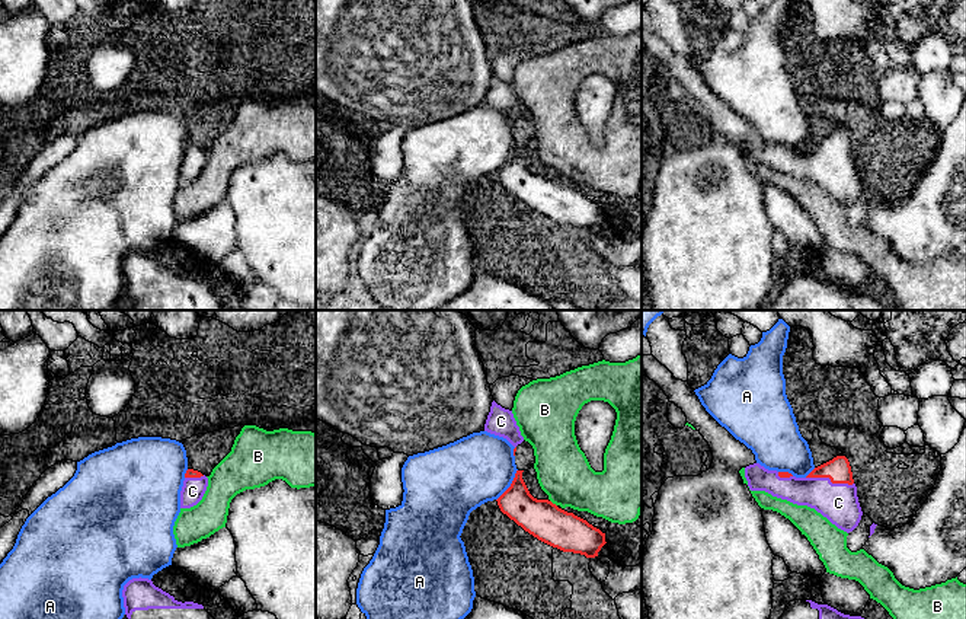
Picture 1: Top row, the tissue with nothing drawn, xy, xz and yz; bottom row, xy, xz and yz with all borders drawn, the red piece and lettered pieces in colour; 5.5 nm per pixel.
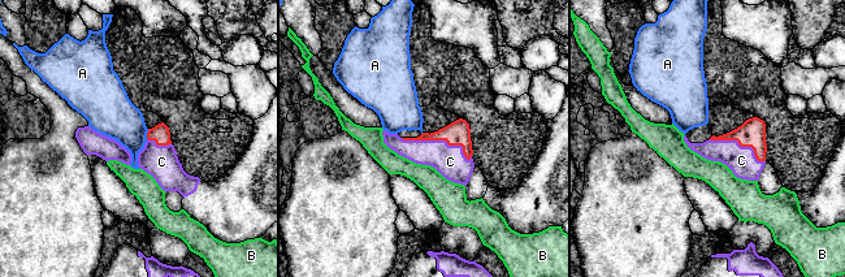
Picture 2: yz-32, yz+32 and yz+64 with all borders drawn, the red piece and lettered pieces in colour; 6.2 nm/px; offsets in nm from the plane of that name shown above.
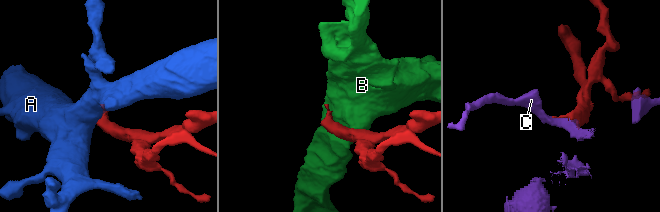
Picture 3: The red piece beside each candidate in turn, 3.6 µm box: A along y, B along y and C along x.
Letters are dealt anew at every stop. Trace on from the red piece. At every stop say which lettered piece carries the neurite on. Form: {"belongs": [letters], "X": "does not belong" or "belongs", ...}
{"belongs": ["C"], "A": "does not belong", "B": "does not belong", "C": "belongs"}

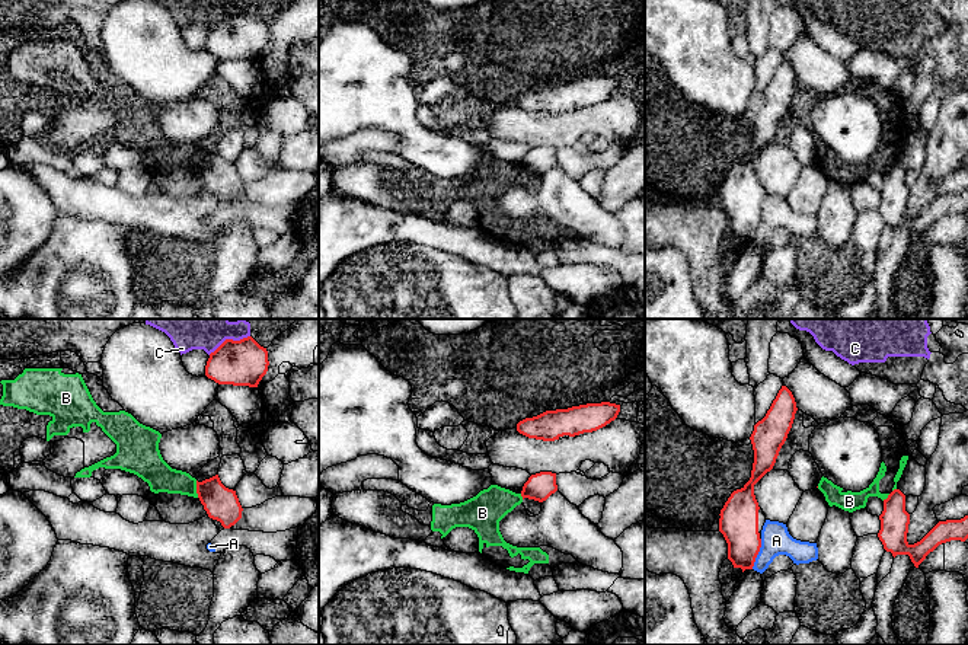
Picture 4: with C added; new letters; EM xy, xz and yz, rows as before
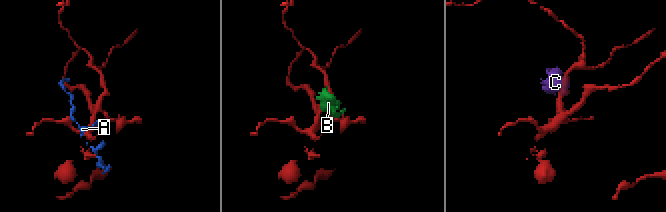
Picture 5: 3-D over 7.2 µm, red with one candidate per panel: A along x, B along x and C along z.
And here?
{"belongs": [], "A": "does not belong", "B": "does not belong", "C": "does not belong"}

